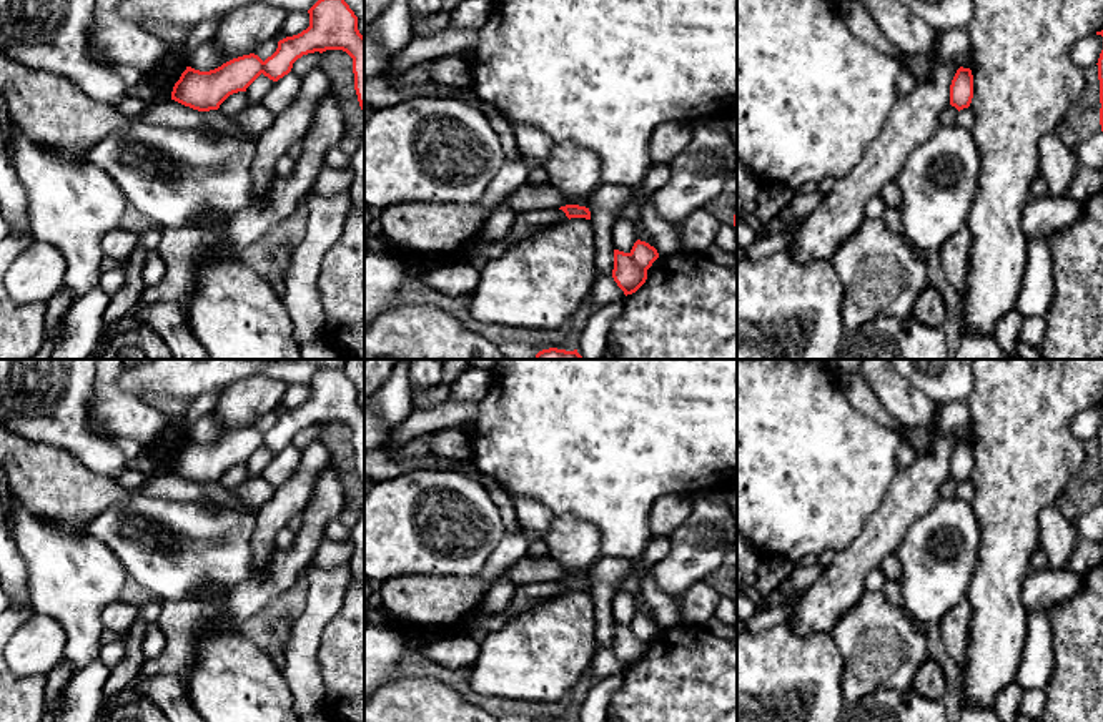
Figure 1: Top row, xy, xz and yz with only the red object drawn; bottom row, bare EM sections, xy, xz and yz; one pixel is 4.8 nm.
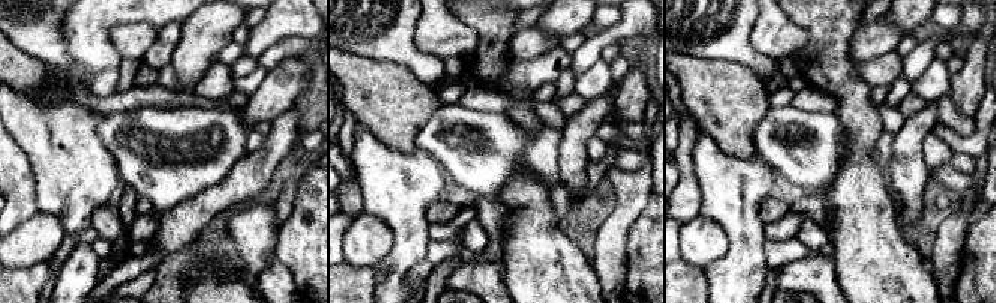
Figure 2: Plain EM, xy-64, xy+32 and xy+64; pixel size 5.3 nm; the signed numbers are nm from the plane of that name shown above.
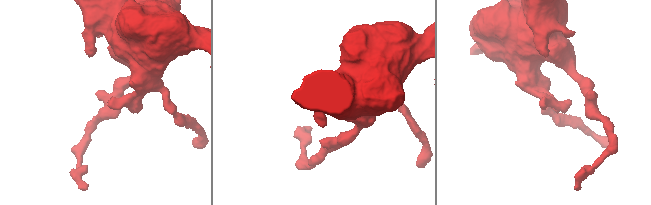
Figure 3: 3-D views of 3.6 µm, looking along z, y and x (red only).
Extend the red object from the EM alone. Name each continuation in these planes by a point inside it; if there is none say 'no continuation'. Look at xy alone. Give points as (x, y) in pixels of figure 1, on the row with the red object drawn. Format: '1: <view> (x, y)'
no continuation

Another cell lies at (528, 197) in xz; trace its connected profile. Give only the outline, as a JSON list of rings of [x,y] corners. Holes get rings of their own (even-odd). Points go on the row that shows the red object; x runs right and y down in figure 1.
[[[526,181],[497,203],[497,206],[511,206],[516,213],[561,208],[566,205],[579,205],[589,208],[591,196],[569,196],[554,188],[551,183],[531,185]]]

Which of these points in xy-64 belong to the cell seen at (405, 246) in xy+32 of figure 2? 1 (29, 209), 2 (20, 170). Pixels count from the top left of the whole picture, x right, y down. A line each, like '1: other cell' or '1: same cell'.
1: other cell
2: other cell

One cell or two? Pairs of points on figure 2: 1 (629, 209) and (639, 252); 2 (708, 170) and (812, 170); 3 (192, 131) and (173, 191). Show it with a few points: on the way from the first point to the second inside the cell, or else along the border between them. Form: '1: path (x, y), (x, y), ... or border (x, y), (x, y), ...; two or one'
1: border (648, 197), (647, 206), (630, 225), (624, 257); two
2: border (758, 153), (779, 173); two
3: path (186, 146), (176, 156), (173, 176); one

